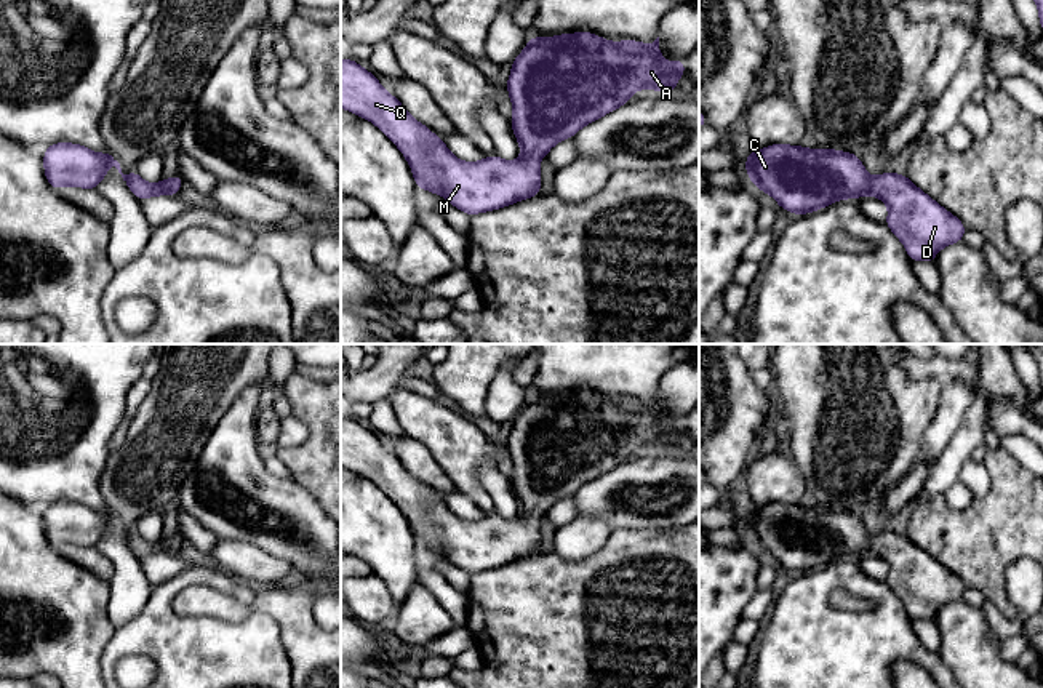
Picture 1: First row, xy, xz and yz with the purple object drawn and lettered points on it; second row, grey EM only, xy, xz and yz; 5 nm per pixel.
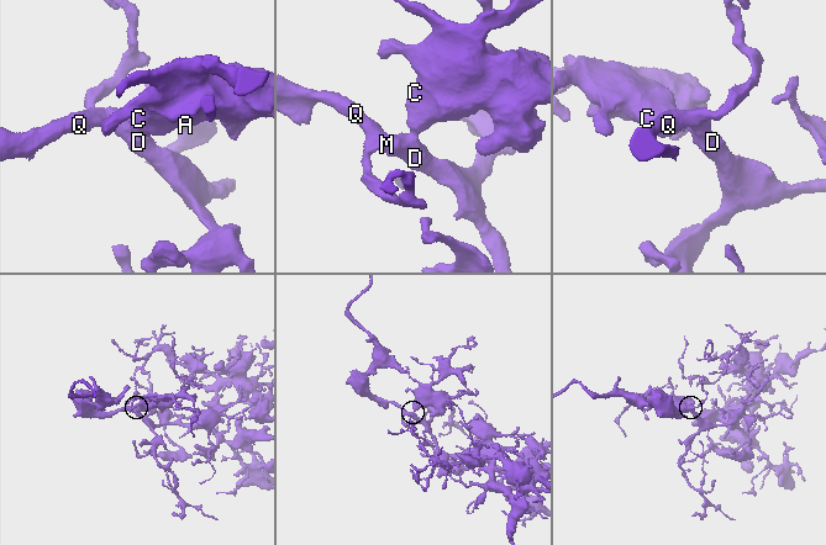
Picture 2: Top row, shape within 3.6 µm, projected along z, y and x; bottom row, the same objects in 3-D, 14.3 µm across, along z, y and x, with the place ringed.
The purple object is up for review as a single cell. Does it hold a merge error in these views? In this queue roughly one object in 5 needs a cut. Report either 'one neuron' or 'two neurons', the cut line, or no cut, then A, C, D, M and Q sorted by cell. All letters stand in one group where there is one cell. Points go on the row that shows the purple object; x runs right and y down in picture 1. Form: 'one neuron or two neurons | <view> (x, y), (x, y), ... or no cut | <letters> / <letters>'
one neuron | no cut | A C D M Q

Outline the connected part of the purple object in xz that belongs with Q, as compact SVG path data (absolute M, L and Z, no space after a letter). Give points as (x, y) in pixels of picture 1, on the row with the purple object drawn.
M592 32L531 37L528 45L512 62L512 72L507 80L507 93L514 107L510 123L522 150L522 157L514 162L507 162L494 154L474 163L456 158L448 150L445 141L421 122L414 120L400 101L389 94L381 86L379 80L354 59L341 59L341 107L374 123L400 149L410 163L418 189L440 194L448 203L474 216L541 195L539 160L544 158L557 142L573 138L582 126L627 104L629 98L638 90L653 88L656 93L675 93L680 77L685 77L685 59L677 59L673 62L662 59L659 37L648 45L637 40L614 43Z

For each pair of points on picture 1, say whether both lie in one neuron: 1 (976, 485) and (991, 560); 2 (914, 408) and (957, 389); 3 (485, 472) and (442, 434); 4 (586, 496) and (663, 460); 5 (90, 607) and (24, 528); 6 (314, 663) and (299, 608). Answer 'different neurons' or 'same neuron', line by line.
1: different neurons
2: different neurons
3: different neurons
4: same neuron
5: same neuron
6: same neuron

